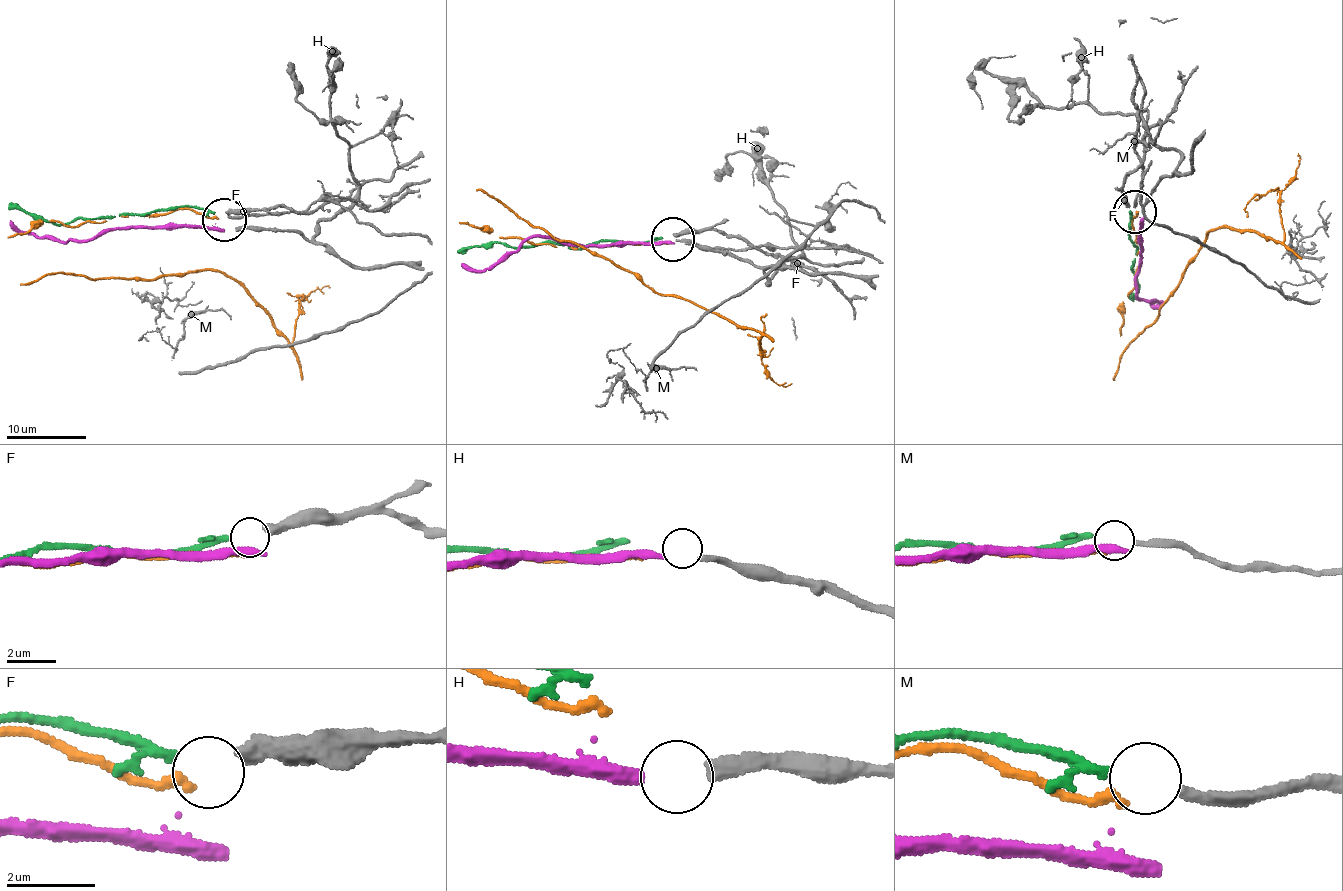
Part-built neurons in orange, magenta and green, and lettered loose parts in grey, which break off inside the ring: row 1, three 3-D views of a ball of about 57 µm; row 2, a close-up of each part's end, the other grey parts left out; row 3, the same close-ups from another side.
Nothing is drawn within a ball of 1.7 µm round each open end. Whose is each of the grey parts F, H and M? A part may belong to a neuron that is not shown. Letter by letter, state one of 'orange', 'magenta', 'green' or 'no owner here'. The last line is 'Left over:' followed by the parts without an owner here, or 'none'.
F: no owner here
H: magenta
M: green
Left over: F

